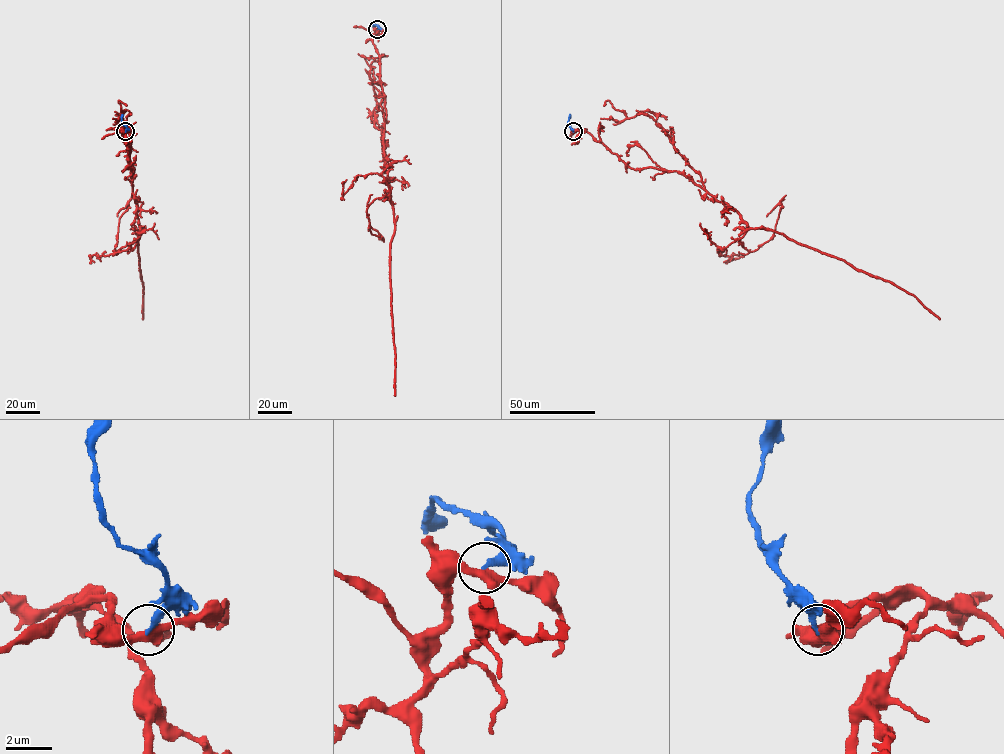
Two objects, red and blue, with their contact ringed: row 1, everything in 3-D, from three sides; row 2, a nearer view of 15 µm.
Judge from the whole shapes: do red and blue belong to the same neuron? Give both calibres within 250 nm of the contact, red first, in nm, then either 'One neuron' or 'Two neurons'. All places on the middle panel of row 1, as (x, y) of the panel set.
Thickness 400 nm (red) against 200 nm. Two neurons

